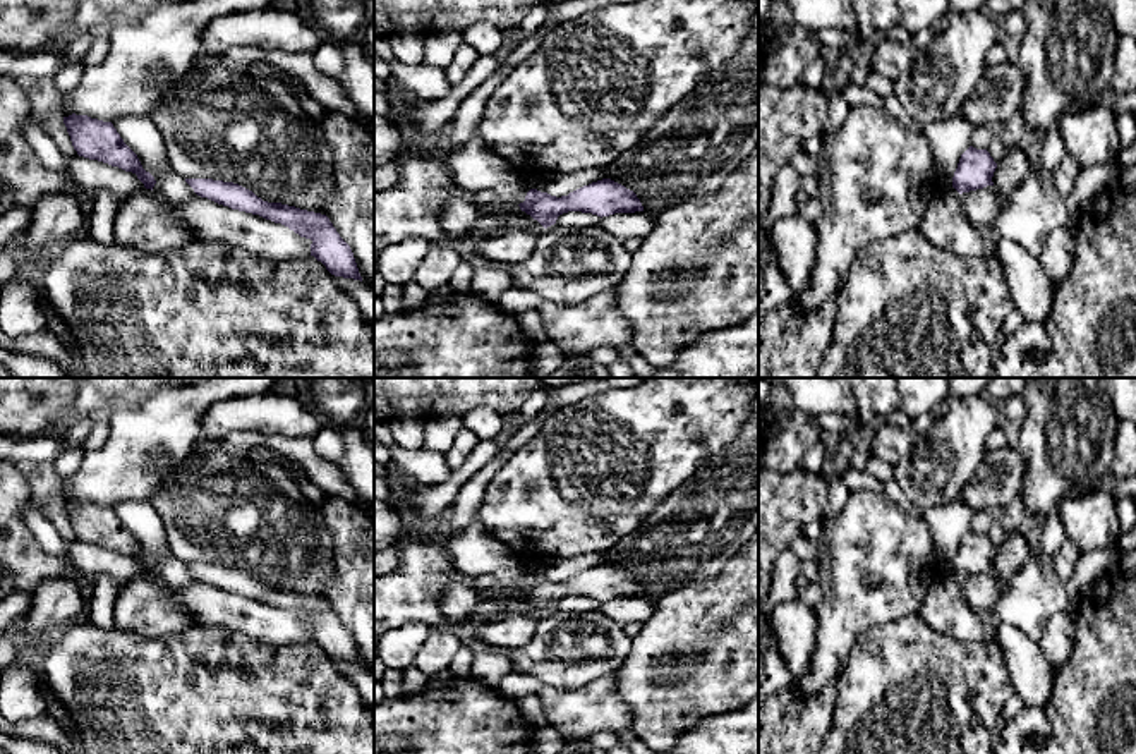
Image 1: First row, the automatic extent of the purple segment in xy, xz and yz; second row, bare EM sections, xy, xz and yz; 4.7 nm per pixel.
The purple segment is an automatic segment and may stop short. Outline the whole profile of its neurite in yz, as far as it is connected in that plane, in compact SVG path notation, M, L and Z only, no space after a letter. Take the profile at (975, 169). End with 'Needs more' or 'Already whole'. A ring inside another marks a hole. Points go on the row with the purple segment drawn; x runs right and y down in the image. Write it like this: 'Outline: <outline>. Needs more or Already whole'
Outline: M970 146L959 158L952 177L952 187L963 194L994 185L992 177L997 163L987 149Z. Already whole

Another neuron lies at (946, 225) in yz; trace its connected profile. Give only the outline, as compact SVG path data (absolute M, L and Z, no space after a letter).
M949 185L934 194L918 230L930 244L959 256L994 254L992 240L968 220L961 194Z

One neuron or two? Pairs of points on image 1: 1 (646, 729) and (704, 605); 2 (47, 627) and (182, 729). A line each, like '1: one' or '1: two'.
1: one
2: two

